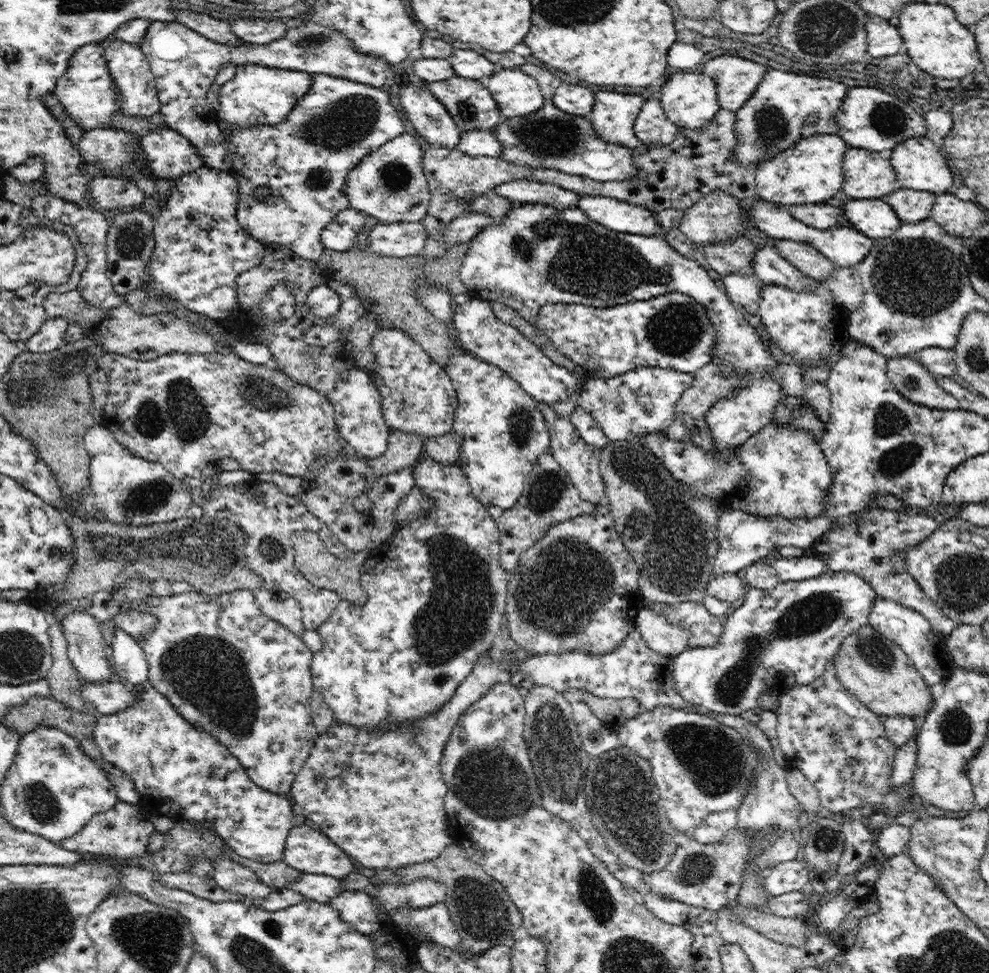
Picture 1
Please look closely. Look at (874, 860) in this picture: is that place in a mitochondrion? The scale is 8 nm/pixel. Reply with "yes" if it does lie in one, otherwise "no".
no

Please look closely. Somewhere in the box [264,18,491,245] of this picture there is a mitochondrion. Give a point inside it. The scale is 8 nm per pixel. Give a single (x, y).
(345, 121)

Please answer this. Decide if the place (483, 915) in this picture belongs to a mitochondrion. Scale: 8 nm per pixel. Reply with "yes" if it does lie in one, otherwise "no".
yes

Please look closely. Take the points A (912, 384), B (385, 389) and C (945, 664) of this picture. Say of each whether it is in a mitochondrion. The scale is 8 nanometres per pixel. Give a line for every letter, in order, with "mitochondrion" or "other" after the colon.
A: mitochondrion
B: other
C: other

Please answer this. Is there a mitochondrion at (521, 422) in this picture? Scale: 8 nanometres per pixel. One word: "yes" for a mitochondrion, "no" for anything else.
yes

